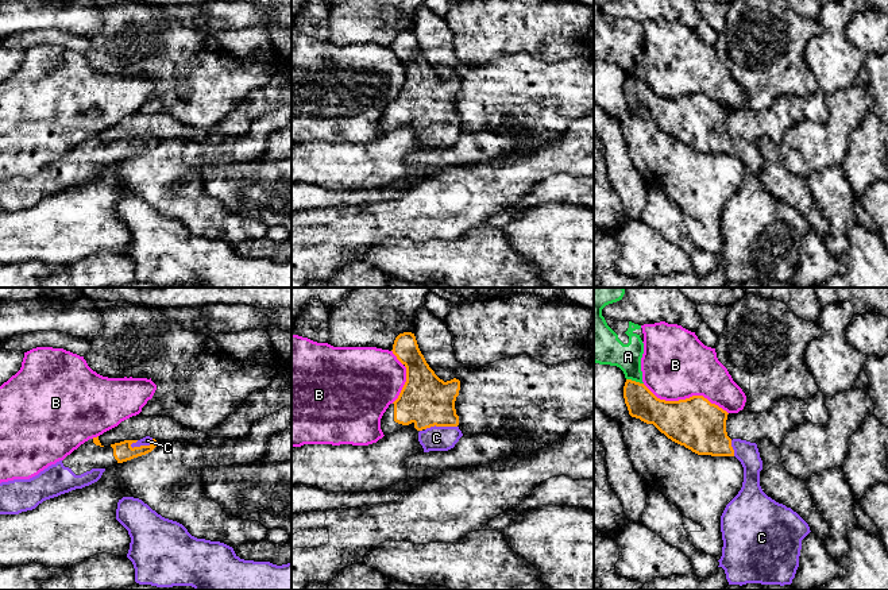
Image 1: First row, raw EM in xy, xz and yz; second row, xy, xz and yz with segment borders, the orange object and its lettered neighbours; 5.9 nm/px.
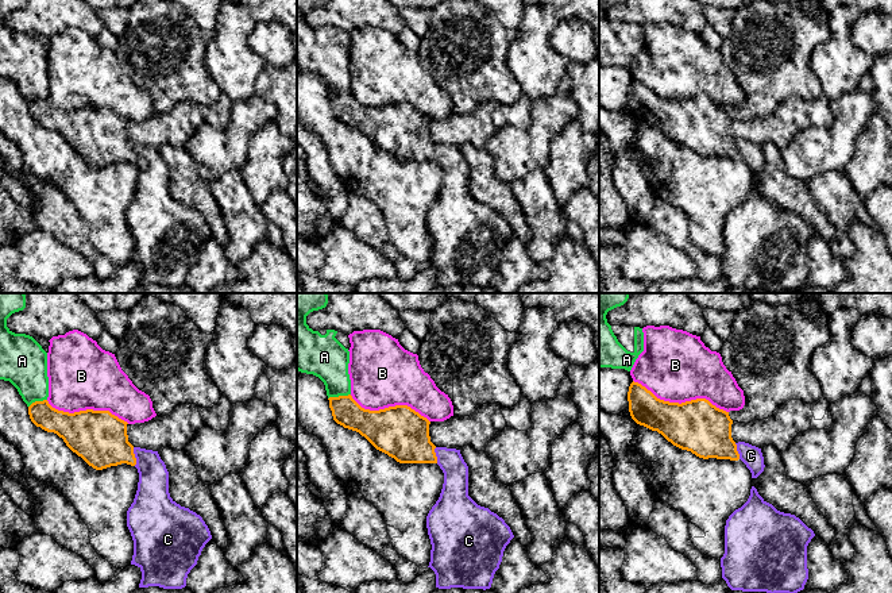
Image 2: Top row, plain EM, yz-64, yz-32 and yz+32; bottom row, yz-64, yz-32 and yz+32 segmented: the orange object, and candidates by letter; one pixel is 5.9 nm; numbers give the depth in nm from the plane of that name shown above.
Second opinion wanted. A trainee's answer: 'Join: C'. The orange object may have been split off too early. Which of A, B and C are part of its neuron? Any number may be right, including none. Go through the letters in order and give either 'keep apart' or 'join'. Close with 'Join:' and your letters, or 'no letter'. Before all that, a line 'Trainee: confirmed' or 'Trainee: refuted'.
Trainee: confirmed
A: keep apart
B: keep apart
C: join
Join: C

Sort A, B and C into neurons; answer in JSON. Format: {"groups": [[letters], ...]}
{"groups": [["A"], ["B"], ["C"]]}

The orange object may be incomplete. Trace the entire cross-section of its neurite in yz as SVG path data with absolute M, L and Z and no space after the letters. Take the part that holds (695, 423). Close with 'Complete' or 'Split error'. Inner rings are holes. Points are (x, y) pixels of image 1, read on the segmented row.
M626 379L623 398L632 417L653 424L672 441L698 455L736 456L744 467L744 482L738 494L721 516L722 556L718 560L729 585L791 585L799 567L802 540L811 532L808 524L791 508L768 497L760 486L762 460L756 443L730 439L726 432L727 412L703 396L679 401L657 398L644 383Z. Split error

